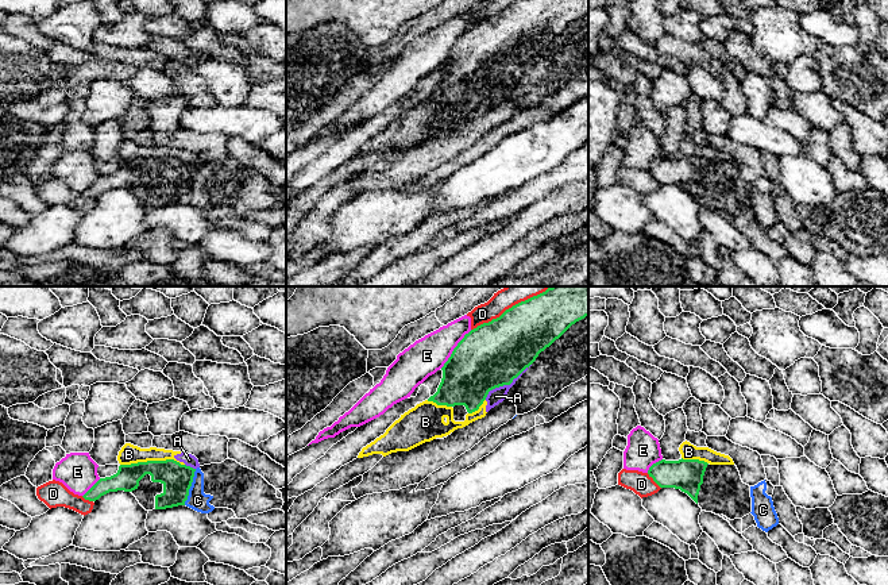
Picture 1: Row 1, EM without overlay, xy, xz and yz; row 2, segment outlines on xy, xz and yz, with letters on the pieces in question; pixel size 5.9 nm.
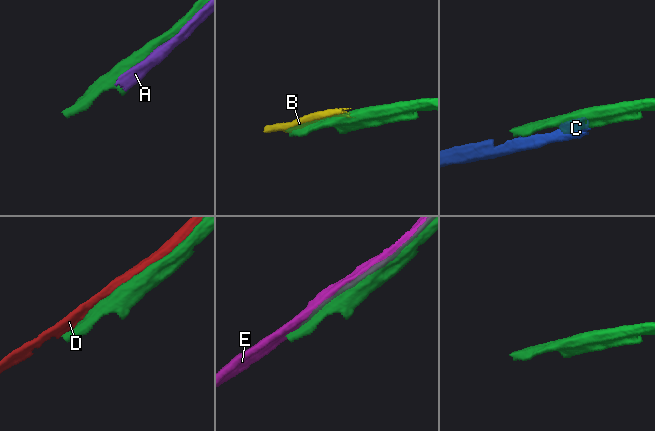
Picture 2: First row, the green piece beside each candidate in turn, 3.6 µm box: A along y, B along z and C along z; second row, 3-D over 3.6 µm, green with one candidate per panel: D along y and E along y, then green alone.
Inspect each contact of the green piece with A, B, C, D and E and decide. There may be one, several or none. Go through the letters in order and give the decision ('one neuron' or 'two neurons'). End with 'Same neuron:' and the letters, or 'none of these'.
A: two neurons
B: two neurons
C: two neurons
D: two neurons
E: two neurons
Same neuron: none of these

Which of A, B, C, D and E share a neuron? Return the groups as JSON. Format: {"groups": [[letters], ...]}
{"groups": [["A", "B"], ["C"], ["D"], ["E"]]}

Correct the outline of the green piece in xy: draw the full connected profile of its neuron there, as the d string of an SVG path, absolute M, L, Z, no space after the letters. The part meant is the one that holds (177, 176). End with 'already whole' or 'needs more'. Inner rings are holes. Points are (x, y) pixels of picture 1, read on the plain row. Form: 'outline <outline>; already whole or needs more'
outline M174 157L120 162L116 172L100 176L82 195L96 199L109 189L131 189L146 208L185 203L196 166Z; needs more

